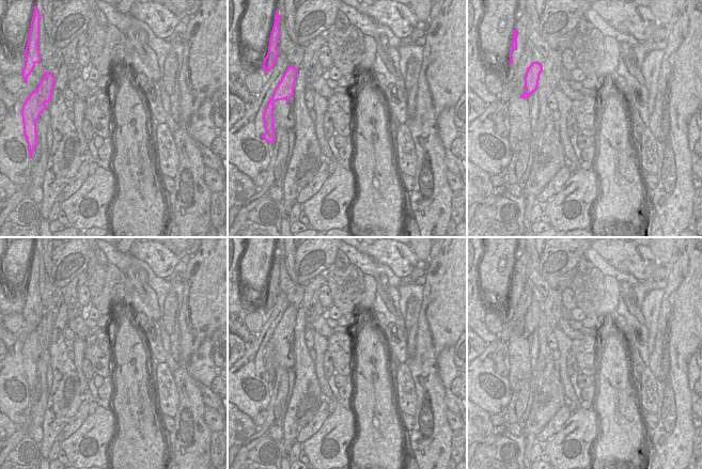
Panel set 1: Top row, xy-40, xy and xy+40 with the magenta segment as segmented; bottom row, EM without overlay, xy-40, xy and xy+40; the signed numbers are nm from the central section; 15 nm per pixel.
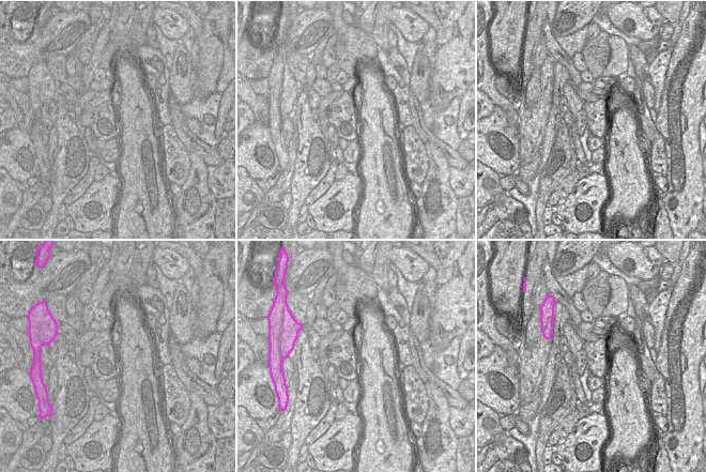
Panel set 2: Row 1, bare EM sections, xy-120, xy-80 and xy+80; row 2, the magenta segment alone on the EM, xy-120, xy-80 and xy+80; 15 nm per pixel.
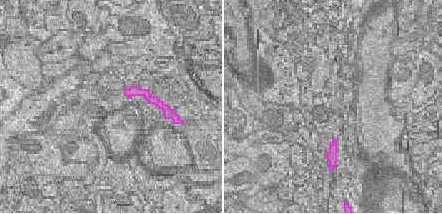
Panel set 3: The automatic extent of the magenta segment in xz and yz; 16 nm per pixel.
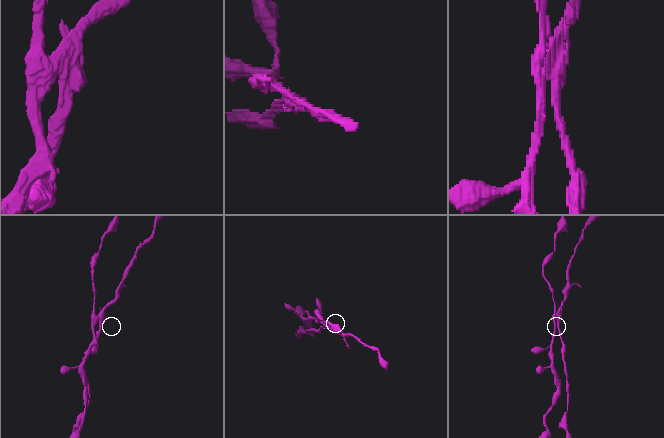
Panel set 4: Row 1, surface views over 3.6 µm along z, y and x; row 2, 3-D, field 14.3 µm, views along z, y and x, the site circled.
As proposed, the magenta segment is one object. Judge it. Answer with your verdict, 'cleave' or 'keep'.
cleave

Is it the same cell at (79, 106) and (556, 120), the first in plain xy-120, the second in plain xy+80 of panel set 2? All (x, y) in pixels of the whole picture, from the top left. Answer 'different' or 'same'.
different

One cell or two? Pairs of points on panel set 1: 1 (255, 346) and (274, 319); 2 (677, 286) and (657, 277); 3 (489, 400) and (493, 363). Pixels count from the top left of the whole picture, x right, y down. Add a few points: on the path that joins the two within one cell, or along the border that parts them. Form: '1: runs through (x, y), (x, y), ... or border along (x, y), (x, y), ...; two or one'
1: border along (265, 321), (275, 328); two
2: border along (667, 279), (667, 285), (664, 288); two
3: runs through (489, 391), (489, 372); one

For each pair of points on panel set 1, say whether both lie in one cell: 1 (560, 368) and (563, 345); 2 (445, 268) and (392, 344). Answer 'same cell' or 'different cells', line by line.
1: same cell
2: different cells

